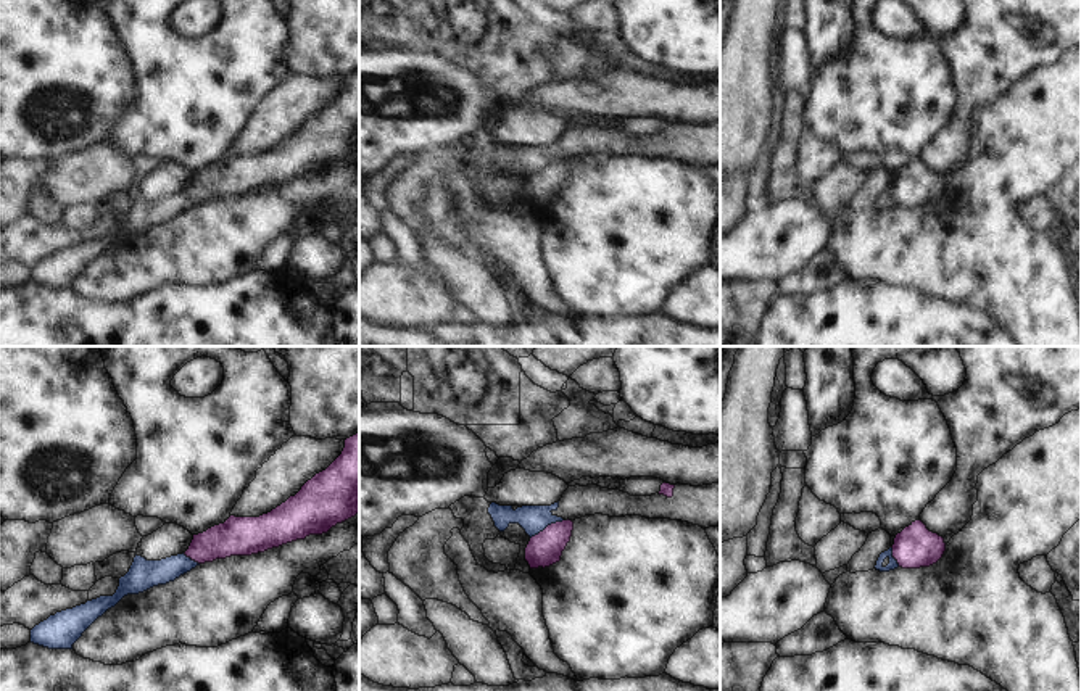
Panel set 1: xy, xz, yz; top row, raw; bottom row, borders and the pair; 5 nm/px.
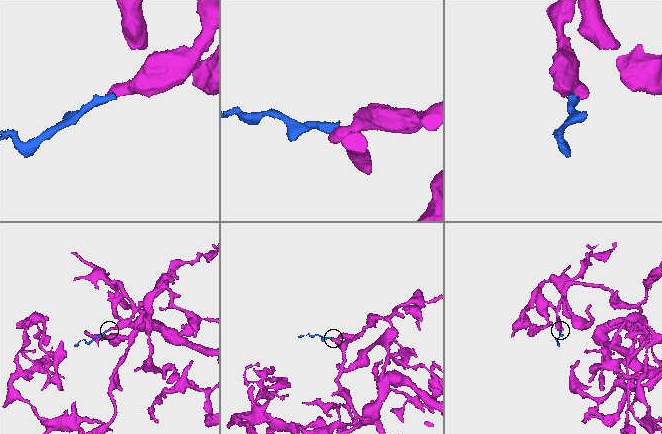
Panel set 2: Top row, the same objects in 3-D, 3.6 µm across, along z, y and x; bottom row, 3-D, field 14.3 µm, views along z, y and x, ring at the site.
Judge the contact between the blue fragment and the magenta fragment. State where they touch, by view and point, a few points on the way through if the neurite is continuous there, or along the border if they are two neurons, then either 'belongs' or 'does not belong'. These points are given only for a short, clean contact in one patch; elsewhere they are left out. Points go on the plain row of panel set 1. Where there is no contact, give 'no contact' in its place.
meets blue in xz at (546, 165); border along xz (563, 158), (548, 163), (530, 177); does not belong

